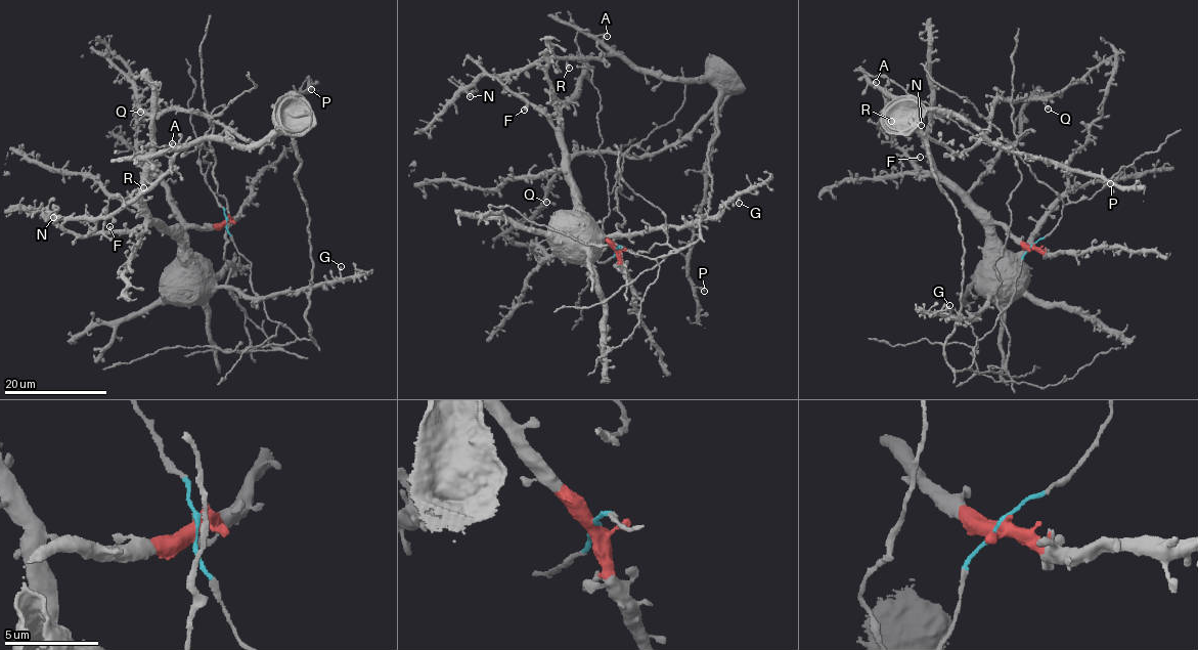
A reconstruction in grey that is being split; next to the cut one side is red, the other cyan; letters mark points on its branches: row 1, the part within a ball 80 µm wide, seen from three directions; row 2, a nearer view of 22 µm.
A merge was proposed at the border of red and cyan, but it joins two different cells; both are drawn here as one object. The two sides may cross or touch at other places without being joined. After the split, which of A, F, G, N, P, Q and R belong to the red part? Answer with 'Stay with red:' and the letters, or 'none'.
Stay with red: F, G

